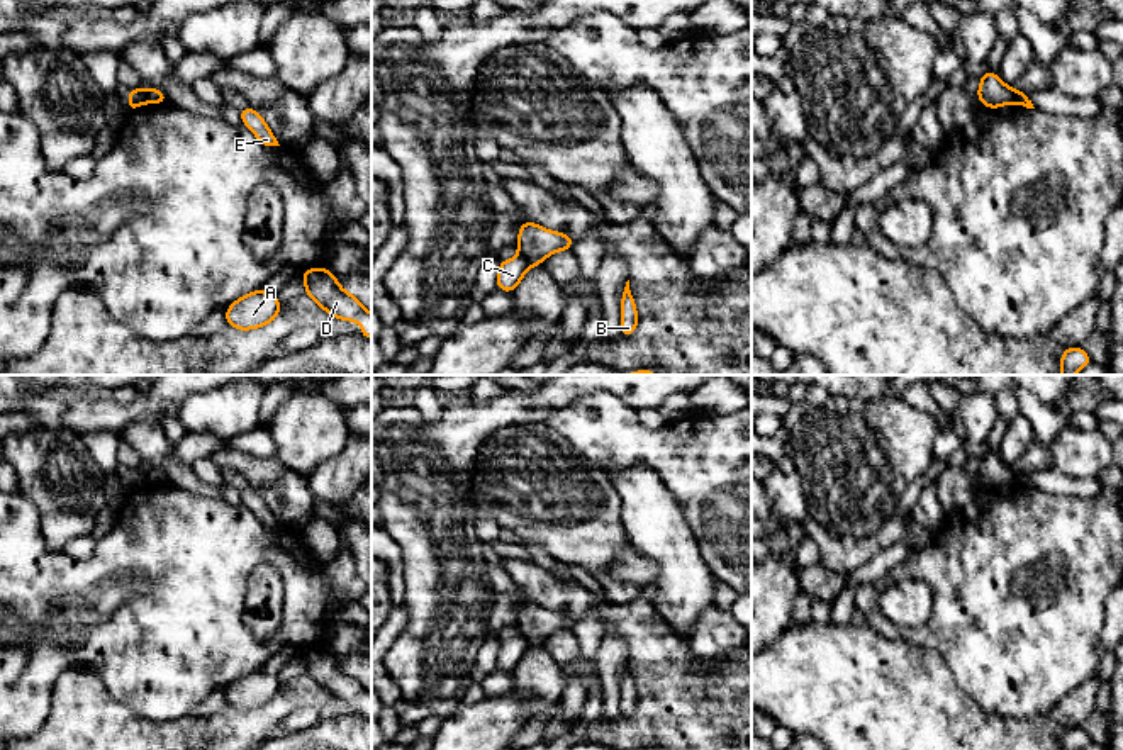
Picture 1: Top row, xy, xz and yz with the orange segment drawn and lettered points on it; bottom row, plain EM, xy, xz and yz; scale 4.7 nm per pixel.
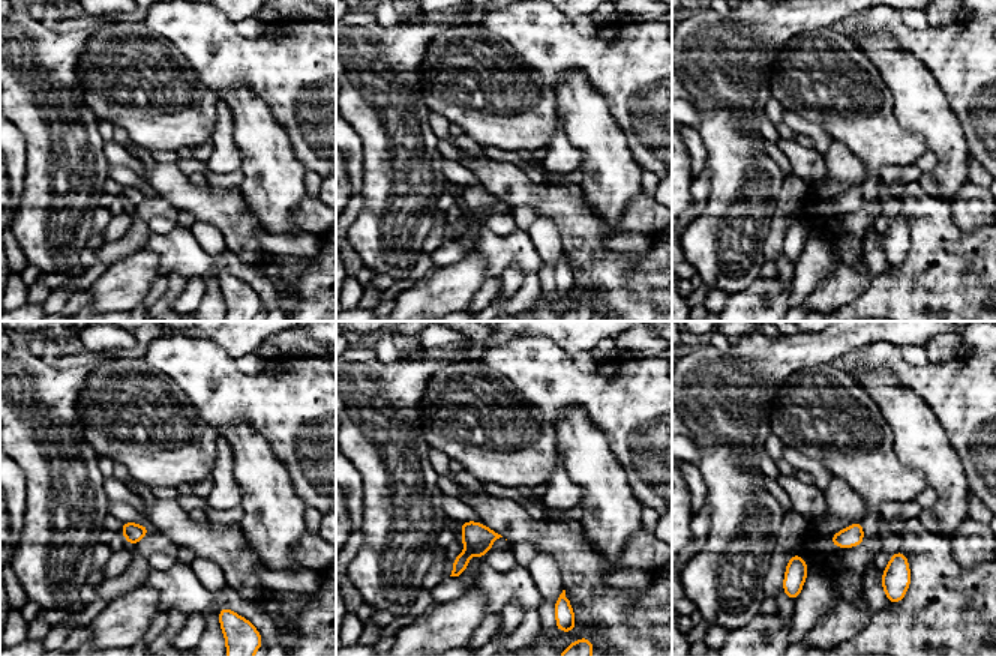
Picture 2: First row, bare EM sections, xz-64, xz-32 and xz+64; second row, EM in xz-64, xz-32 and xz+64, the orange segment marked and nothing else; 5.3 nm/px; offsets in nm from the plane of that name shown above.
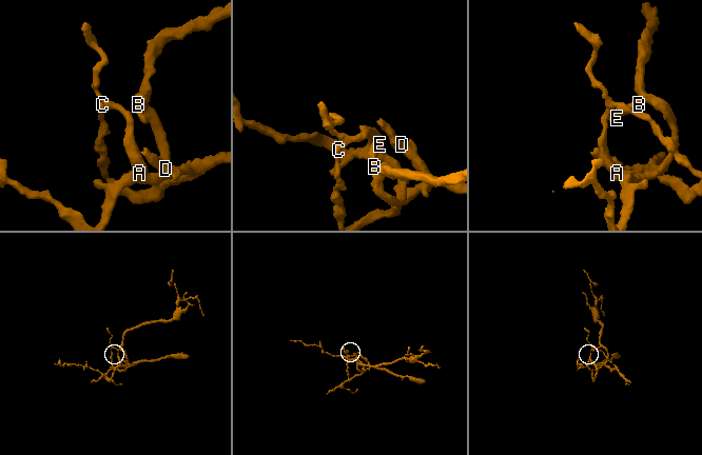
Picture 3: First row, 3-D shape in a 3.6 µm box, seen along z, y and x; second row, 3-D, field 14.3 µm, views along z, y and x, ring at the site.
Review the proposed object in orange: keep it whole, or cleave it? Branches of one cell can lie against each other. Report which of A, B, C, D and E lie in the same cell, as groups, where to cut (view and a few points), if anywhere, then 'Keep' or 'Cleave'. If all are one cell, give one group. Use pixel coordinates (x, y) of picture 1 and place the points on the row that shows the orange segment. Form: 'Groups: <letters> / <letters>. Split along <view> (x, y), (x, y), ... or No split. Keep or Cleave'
Groups: A B E / C D. Split along xz (519, 255), (531, 265). Cleave

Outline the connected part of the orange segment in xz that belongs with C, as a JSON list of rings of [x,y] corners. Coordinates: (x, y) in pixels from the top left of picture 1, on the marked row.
[[[521,255],[500,261],[497,271],[497,288],[504,292],[514,292],[529,266],[529,261]]]

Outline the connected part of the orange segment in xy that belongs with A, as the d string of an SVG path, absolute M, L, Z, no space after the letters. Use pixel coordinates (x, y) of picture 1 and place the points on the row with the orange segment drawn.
M261 288L239 297L226 309L226 322L241 331L263 327L278 317L282 304L278 295Z

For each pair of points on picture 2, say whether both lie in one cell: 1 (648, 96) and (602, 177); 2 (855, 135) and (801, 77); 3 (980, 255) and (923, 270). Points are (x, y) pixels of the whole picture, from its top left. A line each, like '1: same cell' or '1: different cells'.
1: different cells
2: same cell
3: same cell

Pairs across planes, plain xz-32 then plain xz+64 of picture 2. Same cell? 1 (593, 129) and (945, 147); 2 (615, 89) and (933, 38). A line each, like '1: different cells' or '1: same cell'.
1: same cell
2: same cell

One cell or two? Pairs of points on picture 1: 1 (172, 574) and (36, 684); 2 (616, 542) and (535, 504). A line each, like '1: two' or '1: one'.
1: one
2: one

